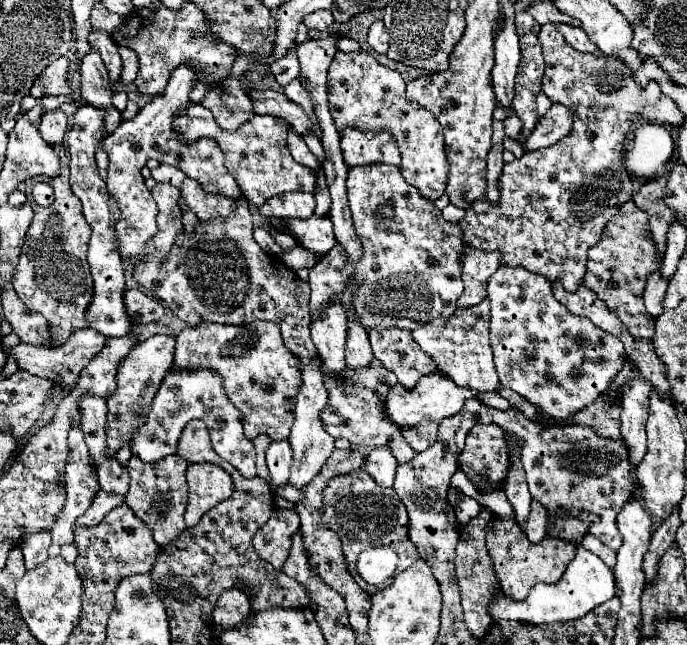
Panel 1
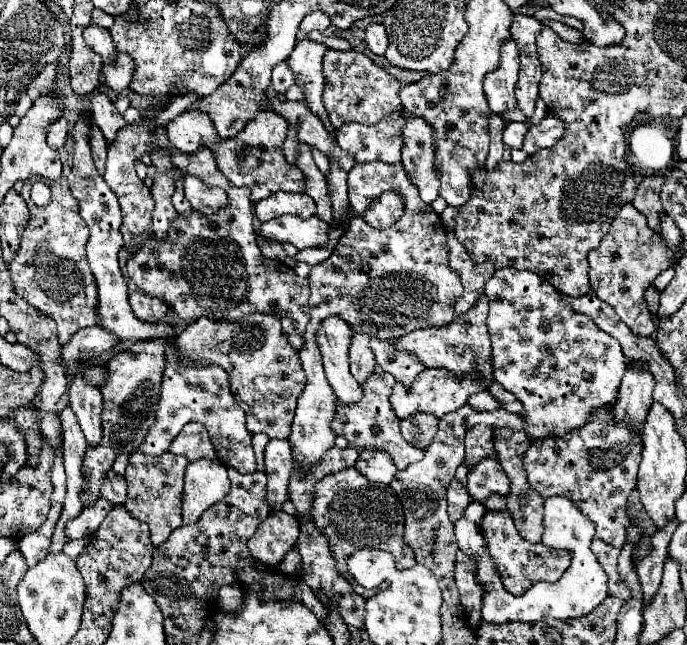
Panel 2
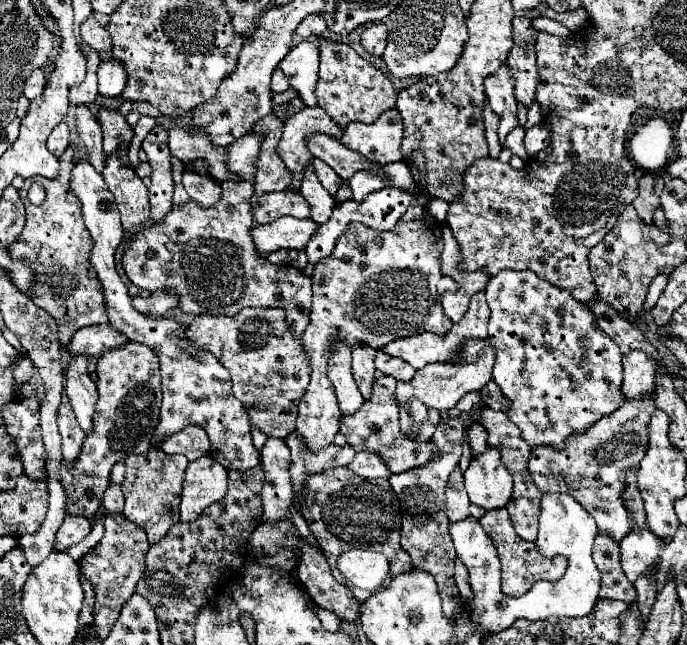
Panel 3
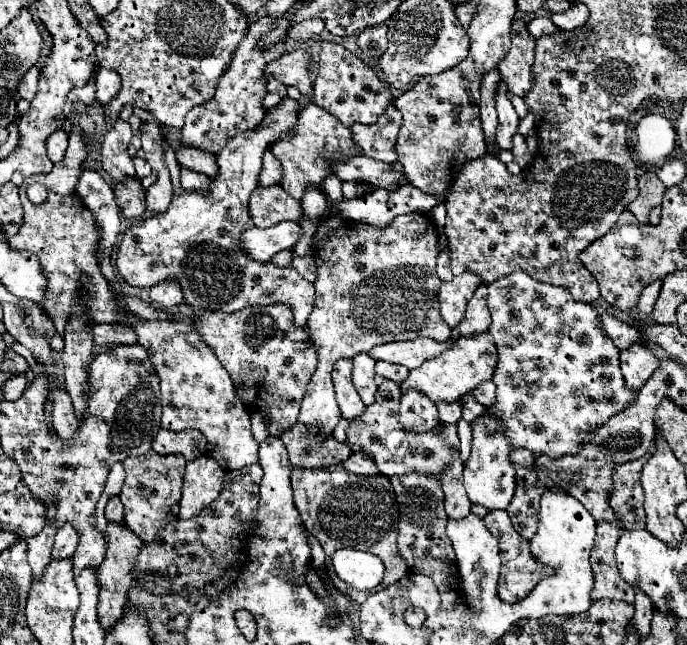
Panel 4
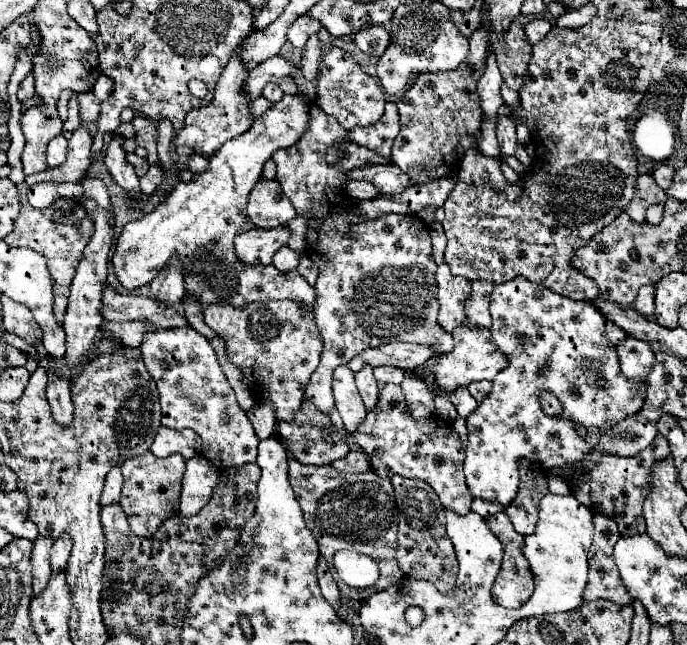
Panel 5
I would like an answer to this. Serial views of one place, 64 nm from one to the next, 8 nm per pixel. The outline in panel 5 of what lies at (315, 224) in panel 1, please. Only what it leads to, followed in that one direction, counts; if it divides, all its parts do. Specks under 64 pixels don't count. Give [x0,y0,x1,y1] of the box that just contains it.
[234,226,292,264]

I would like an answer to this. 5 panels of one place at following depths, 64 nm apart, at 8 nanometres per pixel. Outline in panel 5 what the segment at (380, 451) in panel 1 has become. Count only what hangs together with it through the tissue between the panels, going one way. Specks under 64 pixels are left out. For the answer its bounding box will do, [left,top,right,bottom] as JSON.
[332,450,372,474]

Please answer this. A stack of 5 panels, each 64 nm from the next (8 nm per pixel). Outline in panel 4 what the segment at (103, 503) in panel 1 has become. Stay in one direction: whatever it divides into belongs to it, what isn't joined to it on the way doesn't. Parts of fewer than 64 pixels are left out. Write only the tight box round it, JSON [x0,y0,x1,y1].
[52,524,78,558]

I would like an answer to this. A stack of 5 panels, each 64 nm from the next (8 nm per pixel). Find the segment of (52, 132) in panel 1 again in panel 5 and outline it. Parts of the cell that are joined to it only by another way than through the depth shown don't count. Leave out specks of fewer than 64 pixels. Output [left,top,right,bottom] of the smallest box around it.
[48,134,66,166]

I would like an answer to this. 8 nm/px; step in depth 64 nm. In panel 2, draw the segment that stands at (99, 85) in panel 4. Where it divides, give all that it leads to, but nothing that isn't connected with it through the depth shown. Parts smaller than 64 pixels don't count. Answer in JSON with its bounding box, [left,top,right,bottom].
[106,54,134,92]

